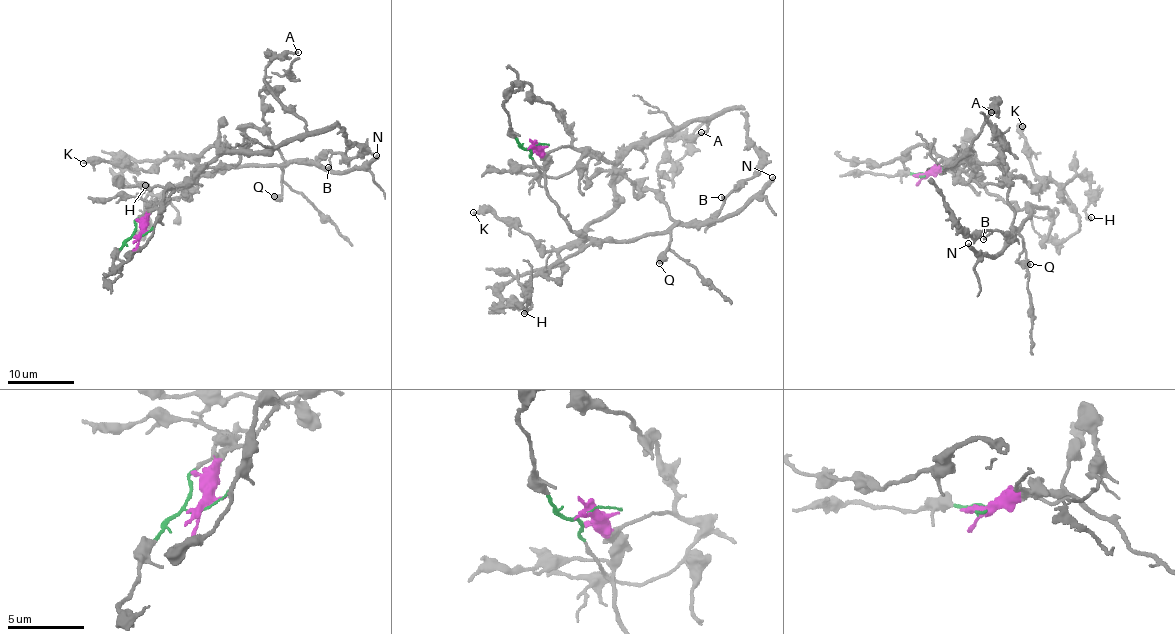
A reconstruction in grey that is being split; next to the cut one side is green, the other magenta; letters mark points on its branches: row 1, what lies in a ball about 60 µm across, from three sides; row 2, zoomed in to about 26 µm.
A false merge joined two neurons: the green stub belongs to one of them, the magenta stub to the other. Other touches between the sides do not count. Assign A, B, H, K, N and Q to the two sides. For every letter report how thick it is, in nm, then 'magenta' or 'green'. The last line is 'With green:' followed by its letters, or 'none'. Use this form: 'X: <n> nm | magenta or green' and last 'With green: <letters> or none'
A: 200 nm | magenta
B: 150 nm | magenta
H: 280 nm | magenta
K: 200 nm | magenta
N: 320 nm | green
Q: 400 nm | green
With green: N, Q

